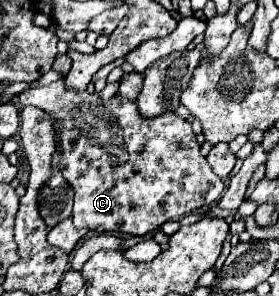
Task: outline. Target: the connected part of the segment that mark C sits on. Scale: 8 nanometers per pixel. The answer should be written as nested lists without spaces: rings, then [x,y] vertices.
[[[55,81],[43,87],[33,87],[19,93],[21,105],[33,105],[45,111],[55,129],[55,141],[61,149],[59,169],[65,181],[75,191],[73,205],[73,223],[75,227],[85,227],[95,231],[97,227],[109,233],[121,235],[147,235],[161,227],[165,221],[179,221],[183,215],[189,215],[197,209],[211,207],[219,201],[225,185],[211,171],[205,157],[199,153],[197,137],[191,131],[191,123],[177,117],[173,111],[167,115],[141,119],[135,101],[113,95],[107,103],[99,93],[89,91],[71,91],[63,81]]]

